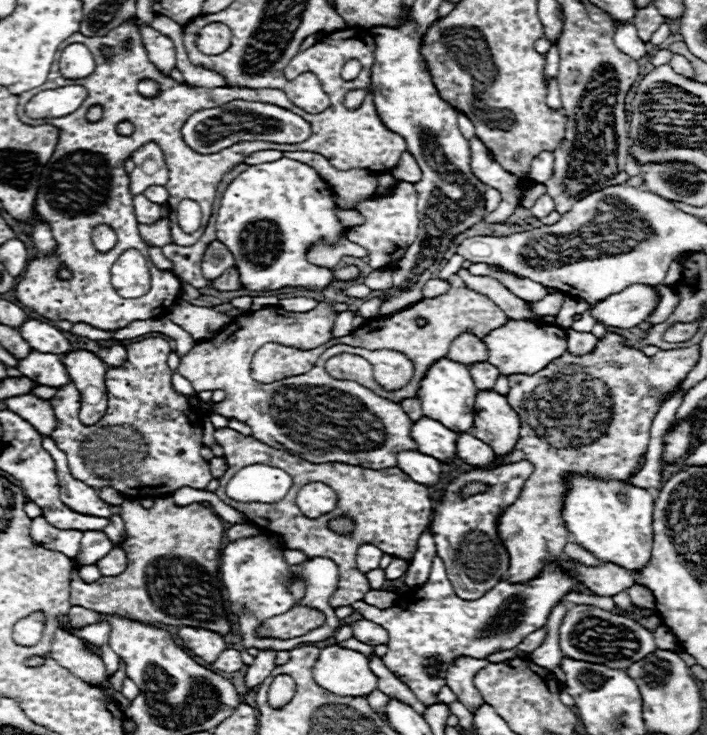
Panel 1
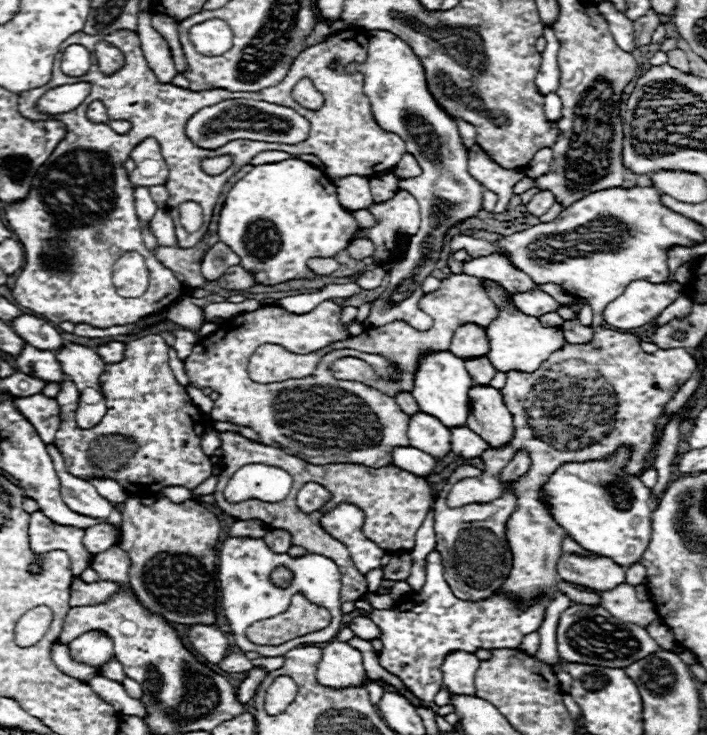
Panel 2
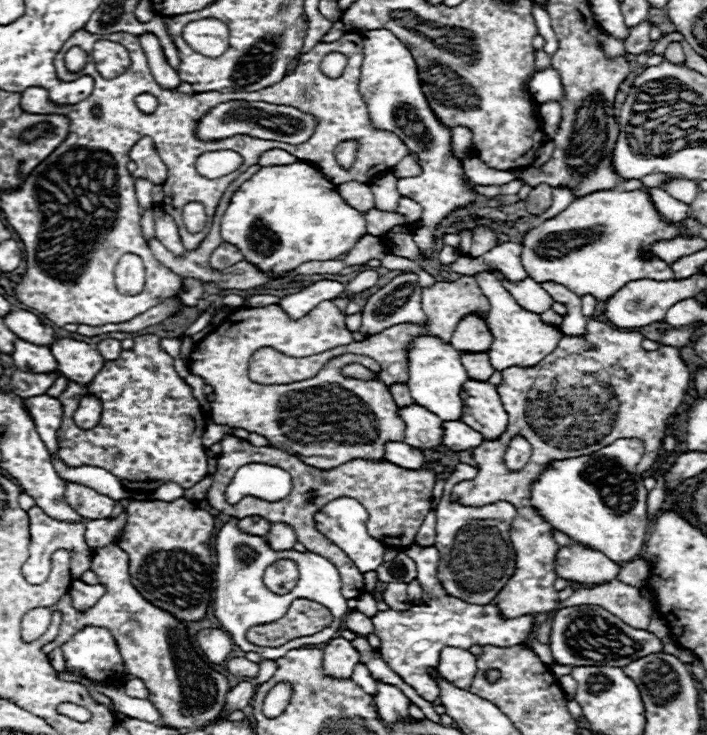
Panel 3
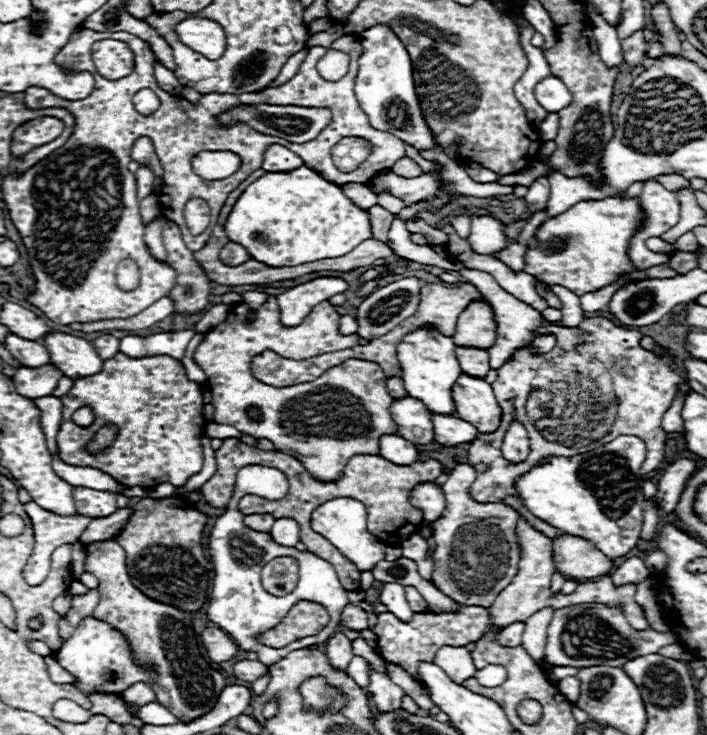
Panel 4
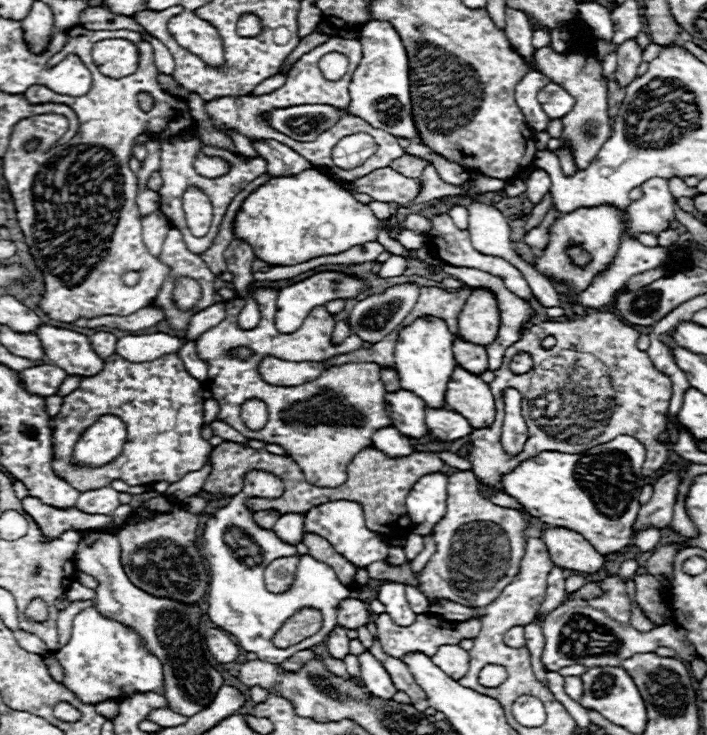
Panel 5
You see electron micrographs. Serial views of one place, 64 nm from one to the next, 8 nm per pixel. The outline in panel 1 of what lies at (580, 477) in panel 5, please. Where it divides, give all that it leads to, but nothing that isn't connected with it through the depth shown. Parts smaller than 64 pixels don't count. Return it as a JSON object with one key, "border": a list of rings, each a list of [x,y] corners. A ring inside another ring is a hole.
{"border":[[[574,478],[562,516],[568,532],[576,536],[576,544],[584,550],[592,552],[602,562],[612,562],[630,572],[640,572],[652,556],[652,508],[654,496],[644,488],[634,488],[620,480],[600,482]]]}

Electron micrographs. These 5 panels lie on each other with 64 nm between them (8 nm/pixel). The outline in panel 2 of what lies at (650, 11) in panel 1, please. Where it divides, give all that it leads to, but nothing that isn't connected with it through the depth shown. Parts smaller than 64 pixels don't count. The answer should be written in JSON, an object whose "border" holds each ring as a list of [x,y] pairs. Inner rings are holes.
{"border":[[[650,10],[650,12],[646,12],[646,16],[638,18],[634,22],[634,40],[636,40],[636,44],[638,46],[650,44],[650,36],[658,26],[660,26],[660,16],[654,10]]]}

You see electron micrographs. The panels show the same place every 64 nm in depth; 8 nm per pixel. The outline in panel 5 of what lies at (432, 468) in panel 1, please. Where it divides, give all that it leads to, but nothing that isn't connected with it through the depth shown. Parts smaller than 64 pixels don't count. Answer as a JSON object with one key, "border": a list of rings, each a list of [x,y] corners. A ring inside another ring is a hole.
{"border":[[[394,426],[390,428],[382,428],[374,434],[374,446],[380,452],[386,452],[386,456],[410,456],[410,452],[414,450],[410,446],[410,438],[406,438],[404,434],[400,434]]]}

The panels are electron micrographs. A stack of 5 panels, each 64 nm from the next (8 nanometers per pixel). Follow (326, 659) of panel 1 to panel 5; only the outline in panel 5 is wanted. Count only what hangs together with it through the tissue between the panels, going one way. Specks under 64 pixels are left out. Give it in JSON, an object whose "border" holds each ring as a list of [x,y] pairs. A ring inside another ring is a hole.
{"border":[[[336,626],[336,628],[330,632],[328,640],[326,640],[328,654],[330,654],[332,658],[336,658],[336,660],[344,660],[344,658],[350,654],[348,642],[350,642],[350,640],[348,640],[348,636],[346,636],[346,630],[340,628],[340,626]]]}

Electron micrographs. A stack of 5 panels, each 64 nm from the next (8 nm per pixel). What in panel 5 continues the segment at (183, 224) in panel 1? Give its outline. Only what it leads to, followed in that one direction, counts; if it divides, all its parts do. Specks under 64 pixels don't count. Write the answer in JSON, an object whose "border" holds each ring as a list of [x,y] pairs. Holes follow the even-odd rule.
{"border":[[[190,188],[184,194],[184,212],[188,228],[194,236],[204,236],[212,222],[212,204],[204,192],[198,188]]]}

